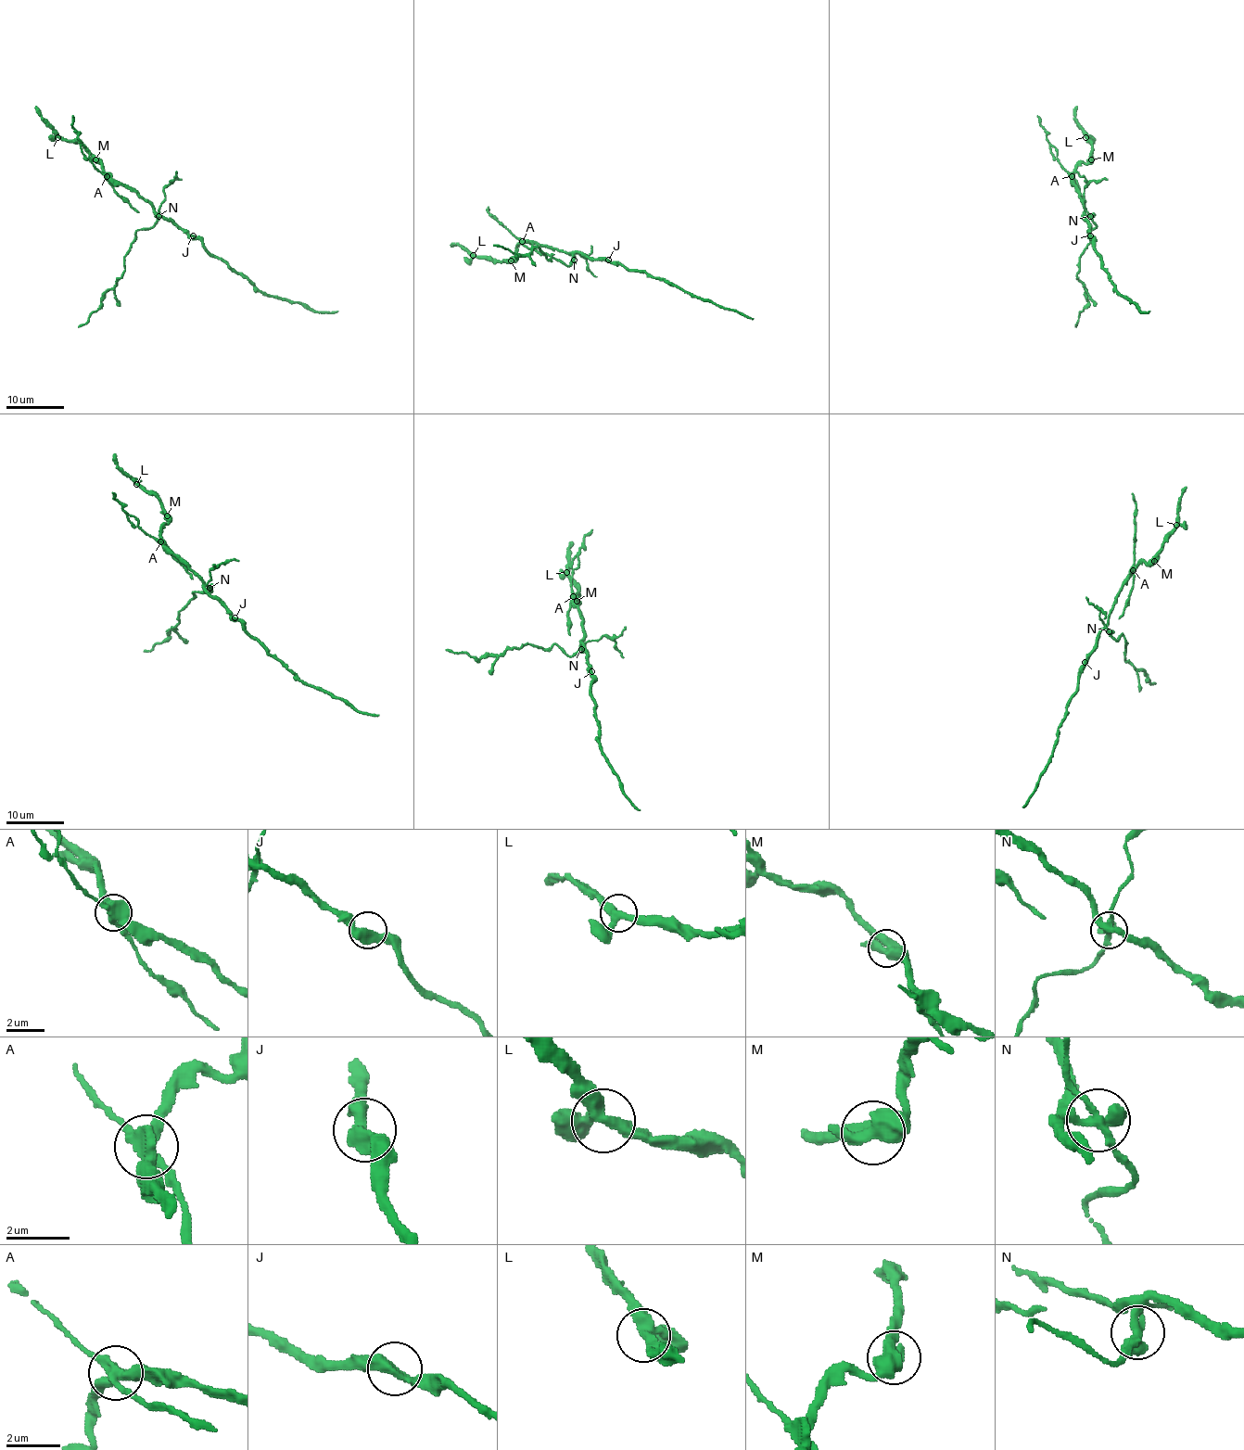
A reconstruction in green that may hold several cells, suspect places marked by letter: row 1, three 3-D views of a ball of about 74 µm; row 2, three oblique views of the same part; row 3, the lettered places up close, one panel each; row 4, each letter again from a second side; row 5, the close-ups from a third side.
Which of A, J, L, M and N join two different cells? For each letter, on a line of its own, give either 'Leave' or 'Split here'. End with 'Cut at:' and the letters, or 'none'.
A: Split here
J: Leave
L: Leave
M: Leave
N: Split here
Cut at: A, N

